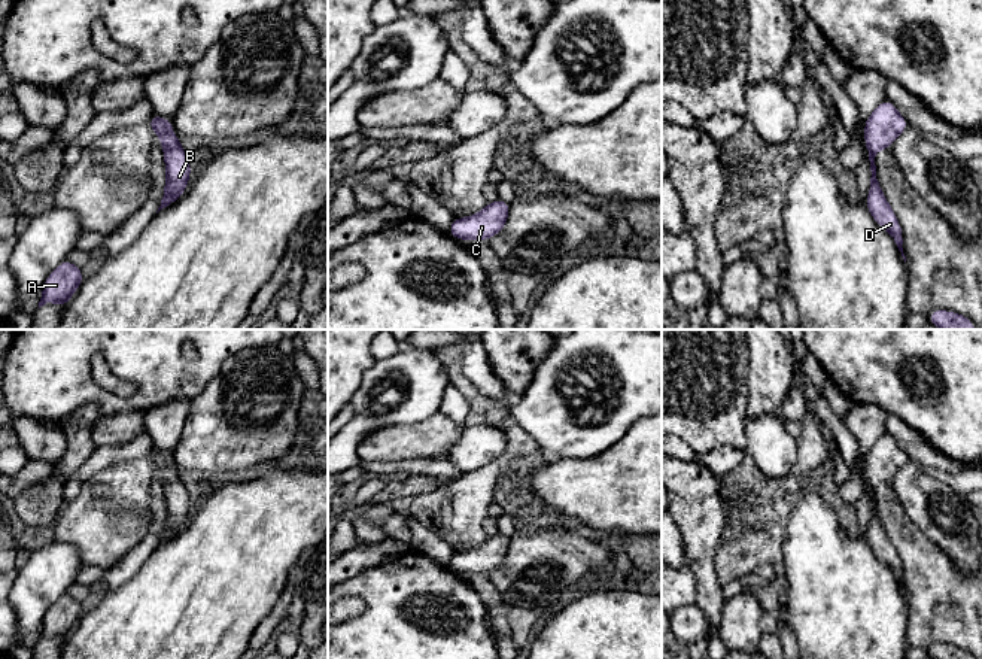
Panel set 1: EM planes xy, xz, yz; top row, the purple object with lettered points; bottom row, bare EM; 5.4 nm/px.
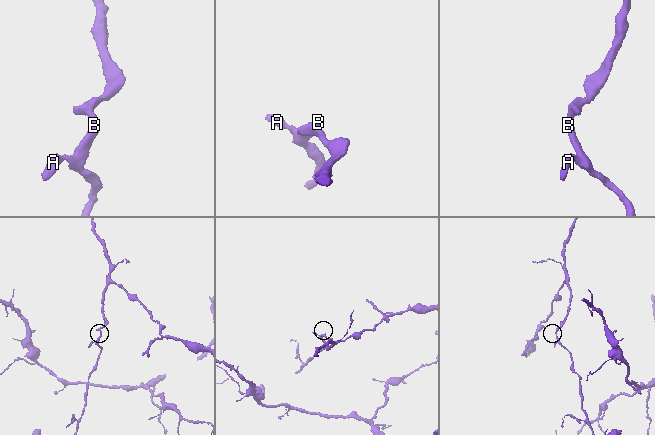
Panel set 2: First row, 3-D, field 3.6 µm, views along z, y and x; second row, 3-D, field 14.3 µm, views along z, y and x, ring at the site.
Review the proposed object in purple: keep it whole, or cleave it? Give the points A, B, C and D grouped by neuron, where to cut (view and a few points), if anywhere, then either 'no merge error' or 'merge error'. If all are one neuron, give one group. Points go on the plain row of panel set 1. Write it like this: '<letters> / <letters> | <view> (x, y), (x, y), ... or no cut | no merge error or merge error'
A B C D | no cut | no merge error

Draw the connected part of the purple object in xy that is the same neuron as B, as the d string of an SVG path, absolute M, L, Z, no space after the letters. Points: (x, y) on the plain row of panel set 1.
M156 447L148 455L155 468L159 470L164 496L165 496L165 522L158 546L174 535L188 522L191 498L180 479L180 473L173 470L173 455L158 450Z

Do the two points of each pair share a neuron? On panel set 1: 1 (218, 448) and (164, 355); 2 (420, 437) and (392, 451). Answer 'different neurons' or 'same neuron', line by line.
1: different neurons
2: same neuron

